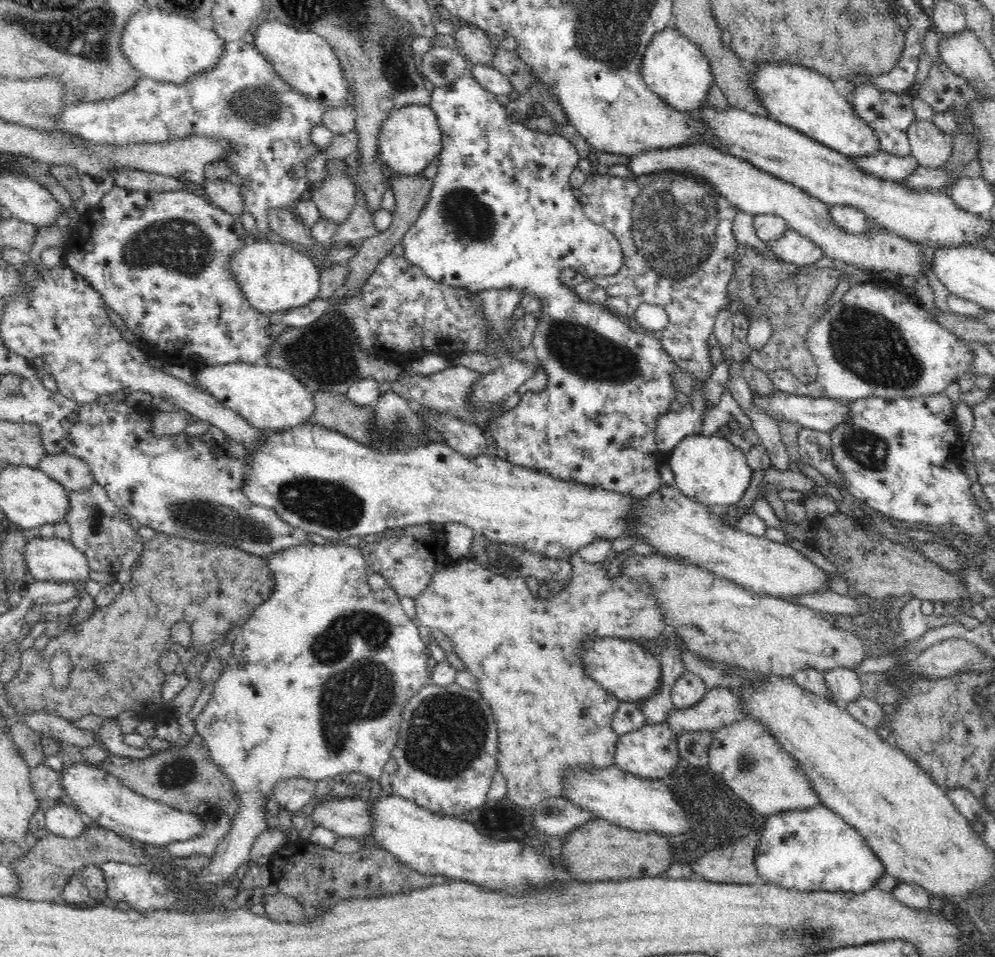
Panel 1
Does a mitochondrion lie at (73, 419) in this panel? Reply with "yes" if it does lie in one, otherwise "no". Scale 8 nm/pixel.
no

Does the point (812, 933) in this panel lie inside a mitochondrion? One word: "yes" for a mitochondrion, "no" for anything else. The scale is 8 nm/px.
yes

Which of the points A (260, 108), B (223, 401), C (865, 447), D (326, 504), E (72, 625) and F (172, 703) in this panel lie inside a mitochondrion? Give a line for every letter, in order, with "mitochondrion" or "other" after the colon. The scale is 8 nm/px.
A: mitochondrion
B: other
C: mitochondrion
D: mitochondrion
E: other
F: other

